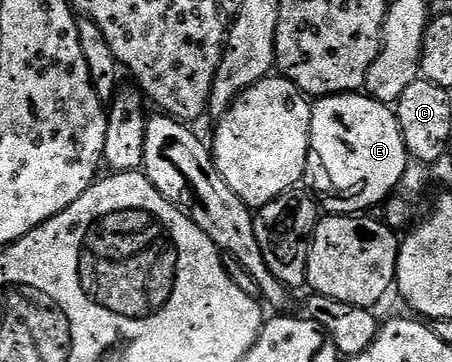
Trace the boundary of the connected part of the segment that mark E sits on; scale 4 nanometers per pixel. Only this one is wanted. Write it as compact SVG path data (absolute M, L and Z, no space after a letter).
M362 92L317 99L311 105L309 136L310 154L304 176L307 184L309 182L315 189L312 189L313 197L325 213L365 213L369 211L366 209L385 203L401 185L410 157L400 132L397 113L387 103L376 101Z

